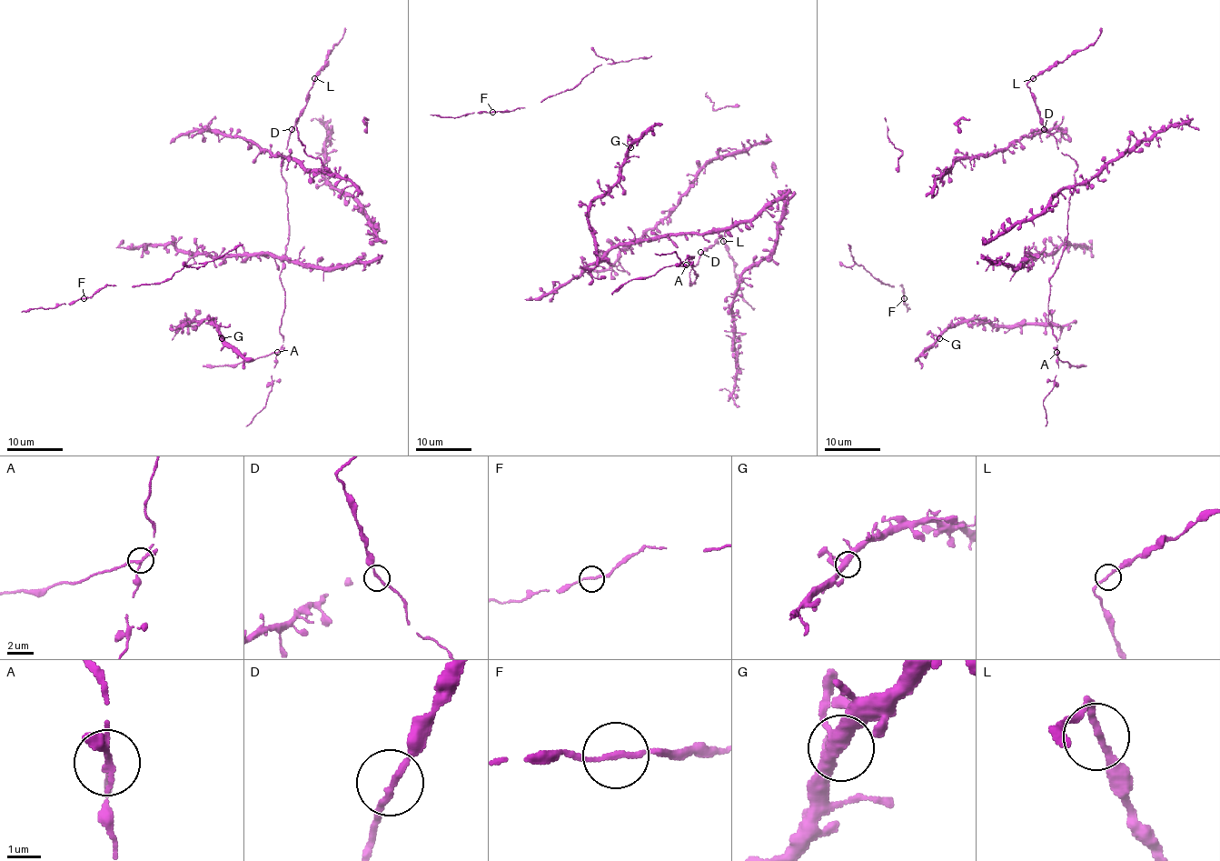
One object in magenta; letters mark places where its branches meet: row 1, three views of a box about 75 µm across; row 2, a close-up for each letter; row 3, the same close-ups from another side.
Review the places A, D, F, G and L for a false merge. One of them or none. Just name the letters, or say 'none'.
A

